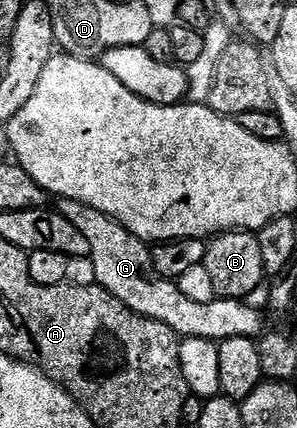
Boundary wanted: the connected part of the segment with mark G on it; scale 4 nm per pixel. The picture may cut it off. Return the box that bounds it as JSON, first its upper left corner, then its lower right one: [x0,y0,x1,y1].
[57,198,264,343]

